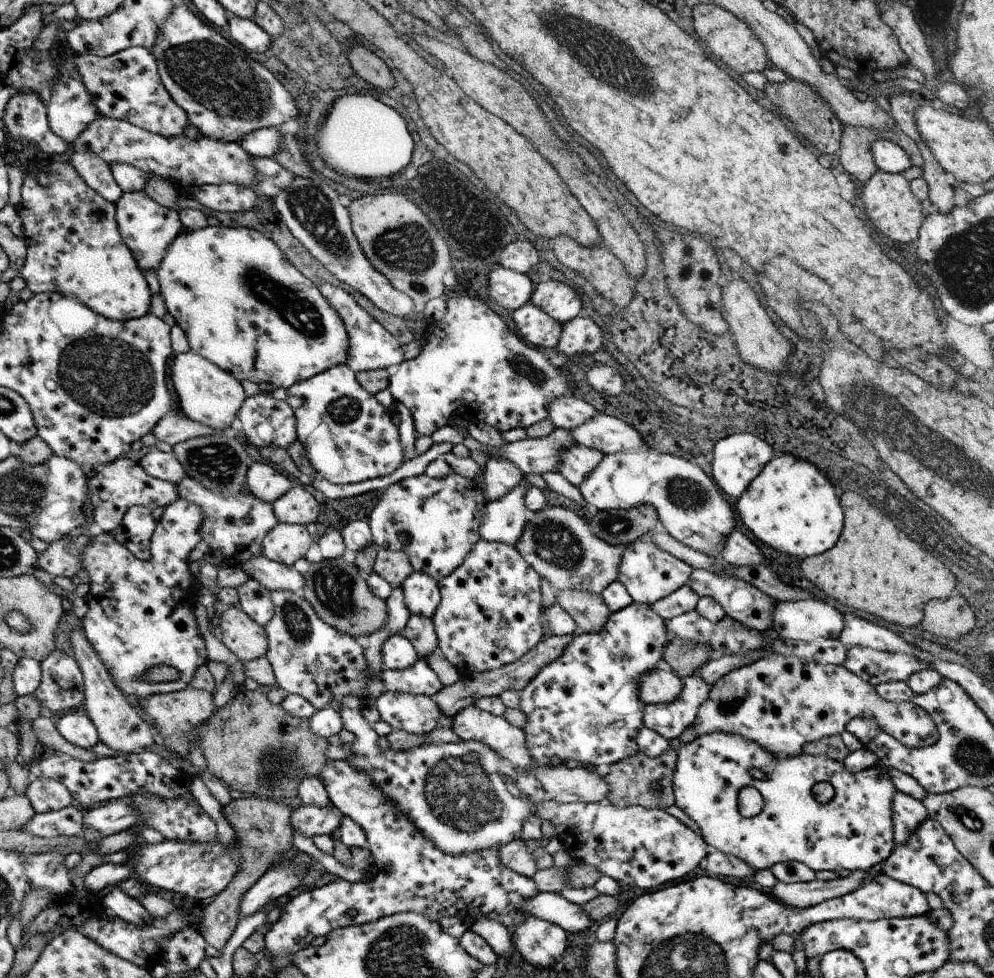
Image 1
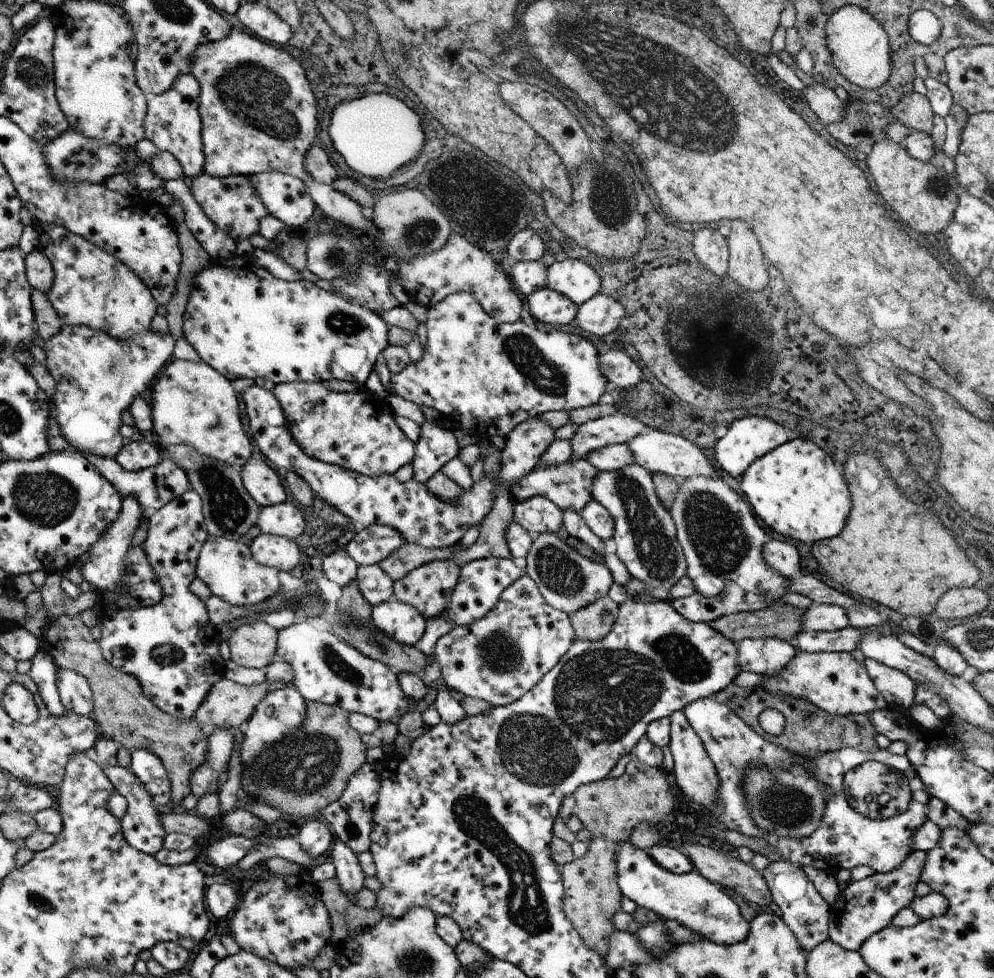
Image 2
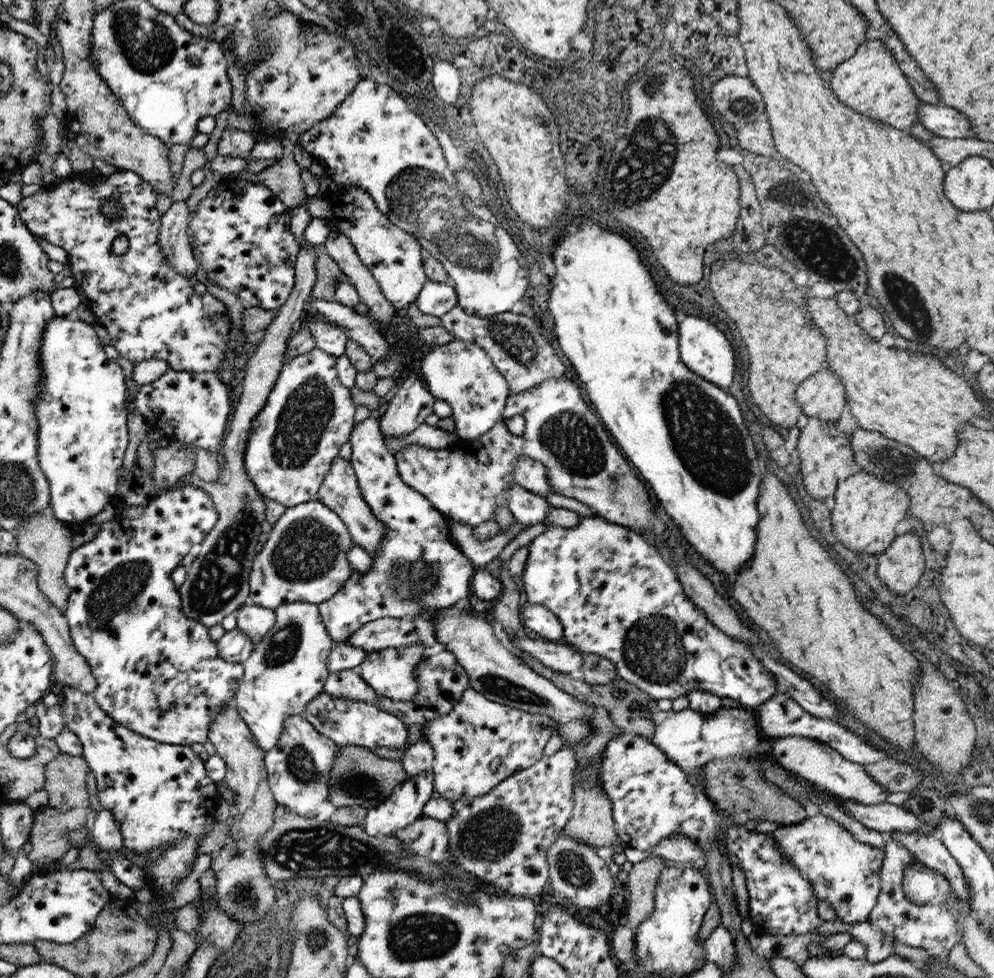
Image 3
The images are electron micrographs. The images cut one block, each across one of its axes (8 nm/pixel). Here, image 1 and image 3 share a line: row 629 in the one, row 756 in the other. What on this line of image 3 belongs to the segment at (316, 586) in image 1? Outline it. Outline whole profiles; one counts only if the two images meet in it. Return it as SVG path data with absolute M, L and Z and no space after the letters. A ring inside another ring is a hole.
M346 745L338 752L338 760L334 761L333 772L330 773L330 802L336 808L345 806L362 806L368 810L384 802L392 795L394 789L406 781L407 772L401 761L382 758L362 746Z

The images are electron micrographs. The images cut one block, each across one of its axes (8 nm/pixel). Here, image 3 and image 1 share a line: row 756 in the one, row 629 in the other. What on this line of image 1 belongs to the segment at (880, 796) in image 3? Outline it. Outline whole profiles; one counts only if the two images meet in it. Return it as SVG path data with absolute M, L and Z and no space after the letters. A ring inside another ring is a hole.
M822 600L776 603L772 634L789 641L813 641L818 637L838 639L846 615Z

